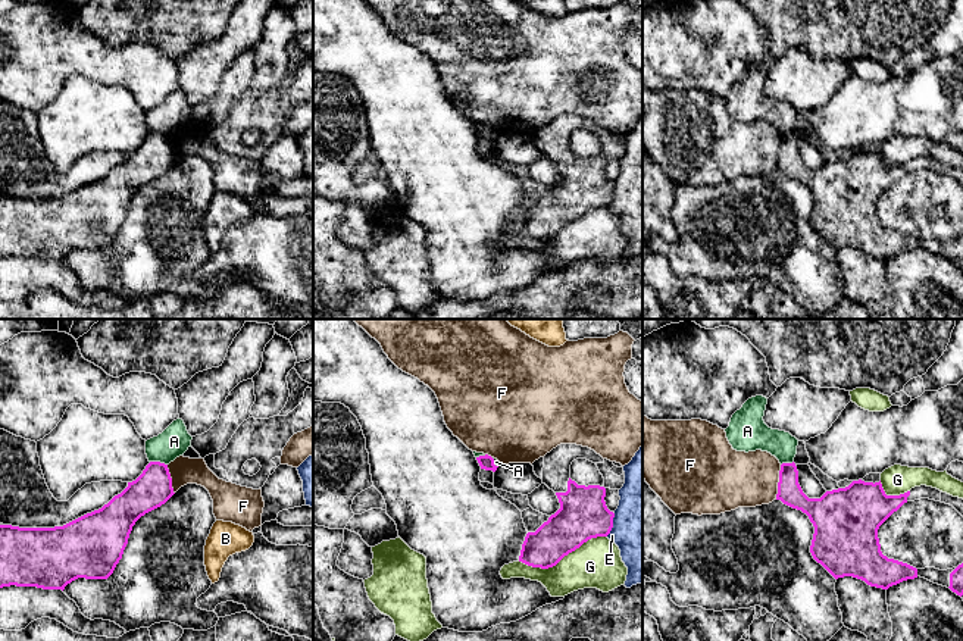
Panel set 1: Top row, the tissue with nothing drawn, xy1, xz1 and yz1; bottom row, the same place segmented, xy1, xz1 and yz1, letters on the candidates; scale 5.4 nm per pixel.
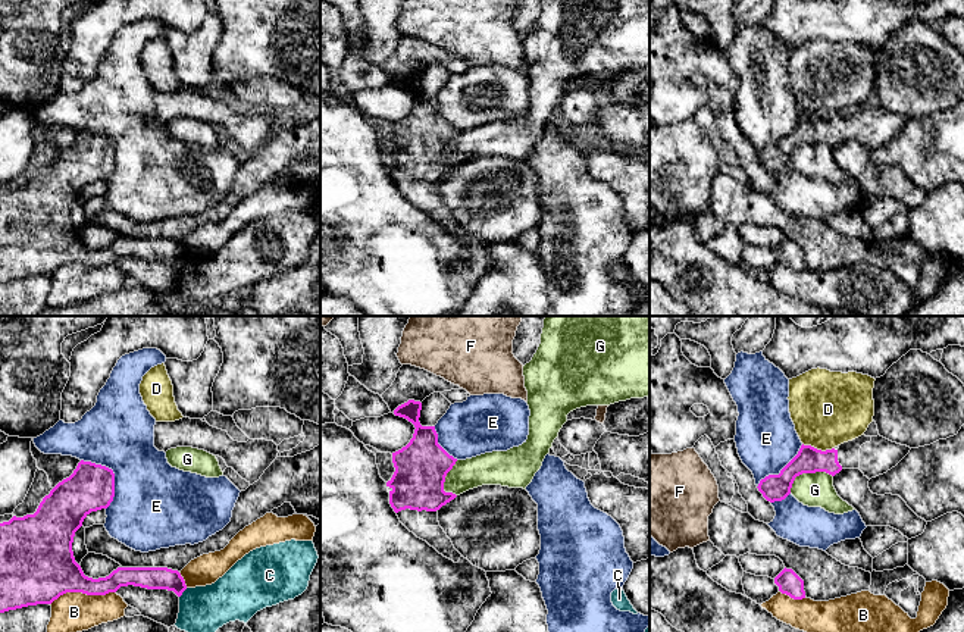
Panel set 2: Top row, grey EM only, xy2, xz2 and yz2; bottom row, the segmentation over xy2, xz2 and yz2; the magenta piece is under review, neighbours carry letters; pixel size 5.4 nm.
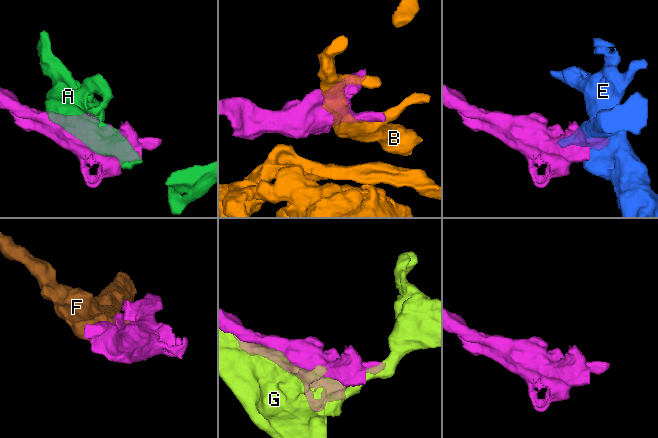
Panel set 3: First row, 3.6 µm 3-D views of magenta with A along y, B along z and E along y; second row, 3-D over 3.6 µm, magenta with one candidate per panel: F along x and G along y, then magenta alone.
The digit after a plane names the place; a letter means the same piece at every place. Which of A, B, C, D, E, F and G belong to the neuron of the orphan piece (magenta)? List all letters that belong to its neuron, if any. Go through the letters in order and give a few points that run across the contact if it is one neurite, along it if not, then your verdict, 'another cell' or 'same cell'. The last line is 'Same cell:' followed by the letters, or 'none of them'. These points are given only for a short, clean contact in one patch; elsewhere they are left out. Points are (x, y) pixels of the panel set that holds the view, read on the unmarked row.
A: xy1 (150, 131), (159, 131), (166, 135) | another cell
B: another cell
C: xy2 (187, 259), (180, 268) | another cell
D: yz2 (803, 113), (822, 121), (833, 119) | another cell
E: another cell
F: another cell
G: another cell
Same cell: none of them

